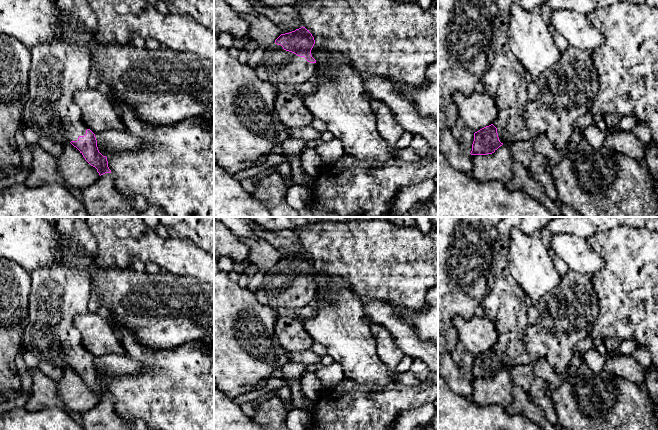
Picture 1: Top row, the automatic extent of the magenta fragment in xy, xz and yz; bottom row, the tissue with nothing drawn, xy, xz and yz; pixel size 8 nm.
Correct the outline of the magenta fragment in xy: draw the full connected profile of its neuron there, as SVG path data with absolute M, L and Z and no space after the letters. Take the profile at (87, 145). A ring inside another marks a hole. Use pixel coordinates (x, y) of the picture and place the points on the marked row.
M87 0L54 1L59 8L59 26L63 30L63 35L56 41L49 41L30 49L31 67L24 119L27 127L32 128L40 138L61 144L70 142L101 176L111 173L107 157L99 152L95 134L83 123L81 110L73 99L76 91L88 89L88 78L92 69L87 49L79 45L85 39L79 32L79 26L82 25L91 33L95 33L98 19Z

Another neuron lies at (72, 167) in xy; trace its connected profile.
M70 142L63 144L62 154L56 159L59 175L71 187L83 190L100 177L97 169L91 166Z

